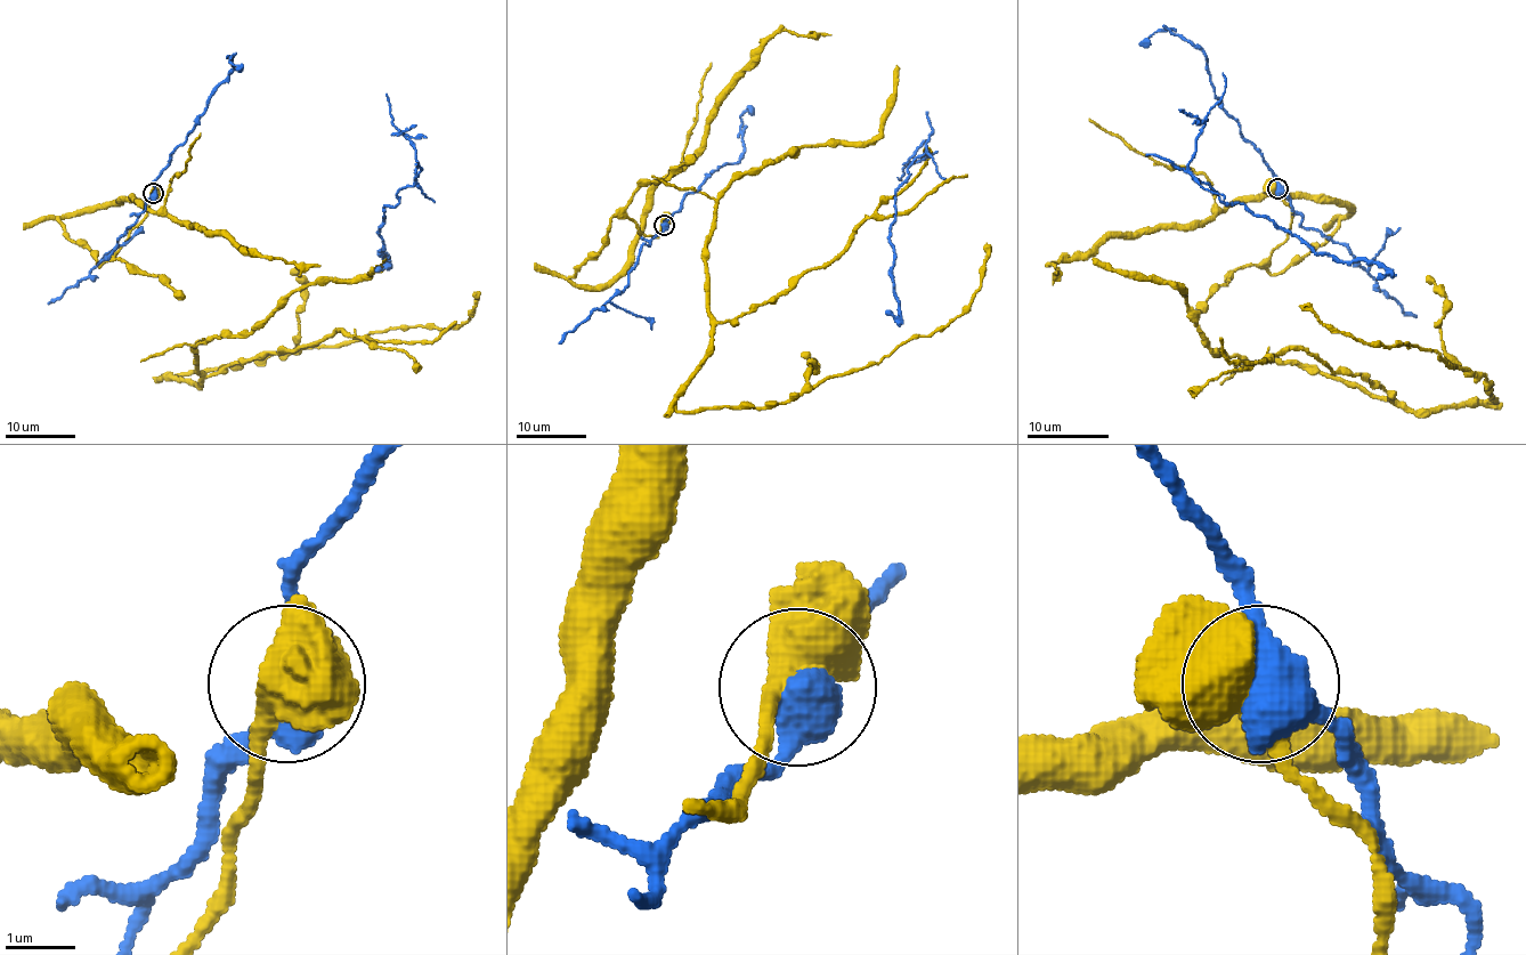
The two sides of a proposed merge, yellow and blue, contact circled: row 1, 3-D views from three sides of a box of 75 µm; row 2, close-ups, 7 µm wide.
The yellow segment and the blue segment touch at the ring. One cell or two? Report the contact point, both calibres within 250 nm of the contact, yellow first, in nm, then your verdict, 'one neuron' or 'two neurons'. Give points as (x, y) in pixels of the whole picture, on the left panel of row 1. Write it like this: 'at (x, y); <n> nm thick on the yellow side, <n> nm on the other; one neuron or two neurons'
at (153, 193); 440 nm thick on the yellow side, 550 nm on the other; two neurons

